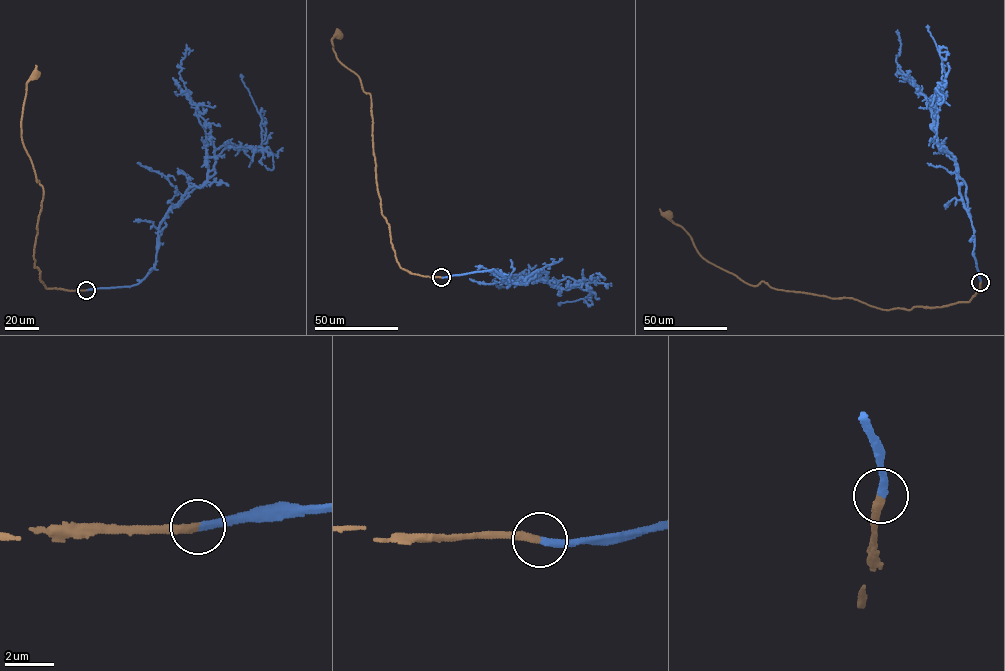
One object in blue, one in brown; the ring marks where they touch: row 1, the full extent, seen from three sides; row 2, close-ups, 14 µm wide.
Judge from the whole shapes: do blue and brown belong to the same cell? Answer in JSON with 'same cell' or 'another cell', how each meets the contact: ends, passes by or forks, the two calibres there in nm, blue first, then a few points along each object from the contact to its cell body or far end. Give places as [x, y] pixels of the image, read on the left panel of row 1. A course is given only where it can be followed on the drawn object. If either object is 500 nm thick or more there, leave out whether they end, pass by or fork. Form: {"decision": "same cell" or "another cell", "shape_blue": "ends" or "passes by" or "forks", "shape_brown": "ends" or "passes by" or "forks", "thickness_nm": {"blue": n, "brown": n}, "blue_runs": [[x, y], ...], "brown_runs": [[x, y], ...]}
{"decision": "same cell", "shape_blue": "ends", "shape_brown": "ends", "thickness_nm": {"blue": 280, "brown": 320}, "blue_runs": [[86, 290], [138, 284], [154, 265], [163, 218], [213, 174], [215, 151], [261, 144], [262, 119], [240, 74]], "brown_runs": [[86, 290], [46, 288], [34, 267], [43, 192], [22, 142], [21, 125], [27, 82], [35, 75]]}

